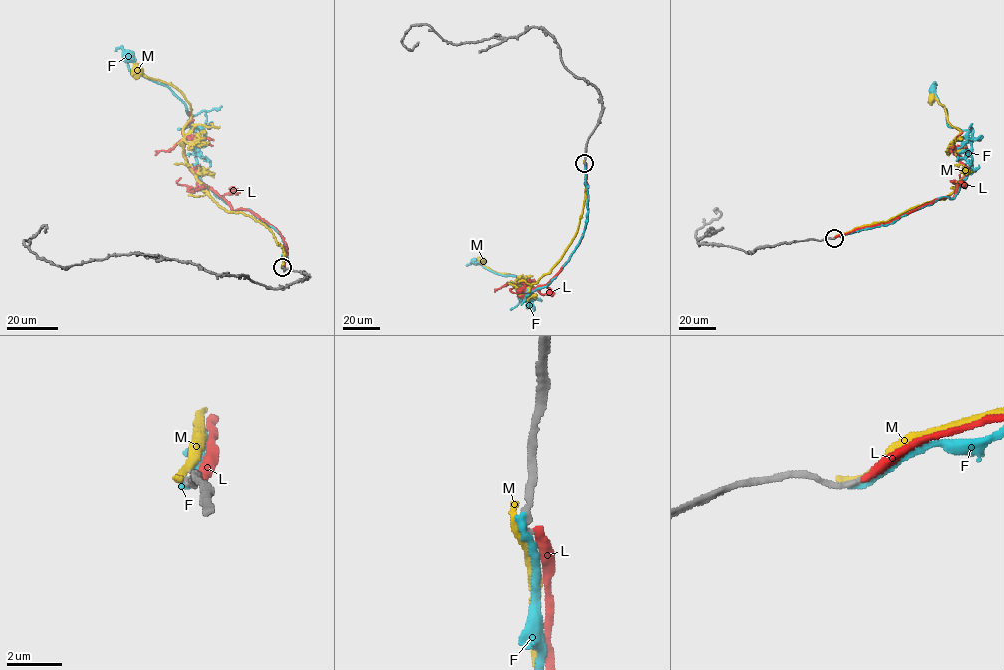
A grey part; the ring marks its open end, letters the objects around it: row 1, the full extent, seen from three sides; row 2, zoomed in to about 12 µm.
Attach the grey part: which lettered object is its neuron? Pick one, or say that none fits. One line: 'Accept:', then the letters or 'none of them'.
Accept: none of them

